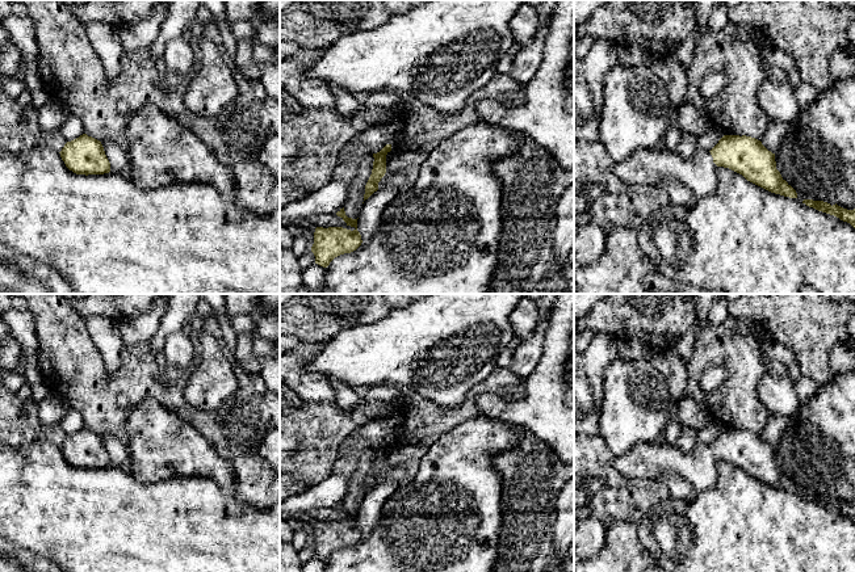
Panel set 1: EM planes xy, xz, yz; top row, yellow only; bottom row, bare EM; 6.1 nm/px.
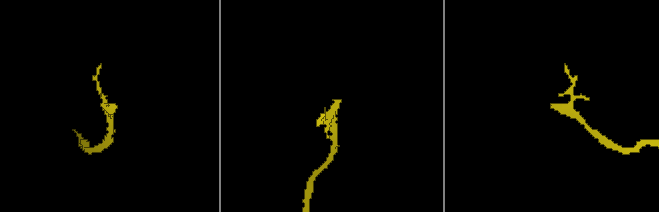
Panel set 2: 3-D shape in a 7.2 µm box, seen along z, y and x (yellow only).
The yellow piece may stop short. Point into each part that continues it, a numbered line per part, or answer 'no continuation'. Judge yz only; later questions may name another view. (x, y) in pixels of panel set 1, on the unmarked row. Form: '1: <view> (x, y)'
1: yz (652, 461)

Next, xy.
no continuation

